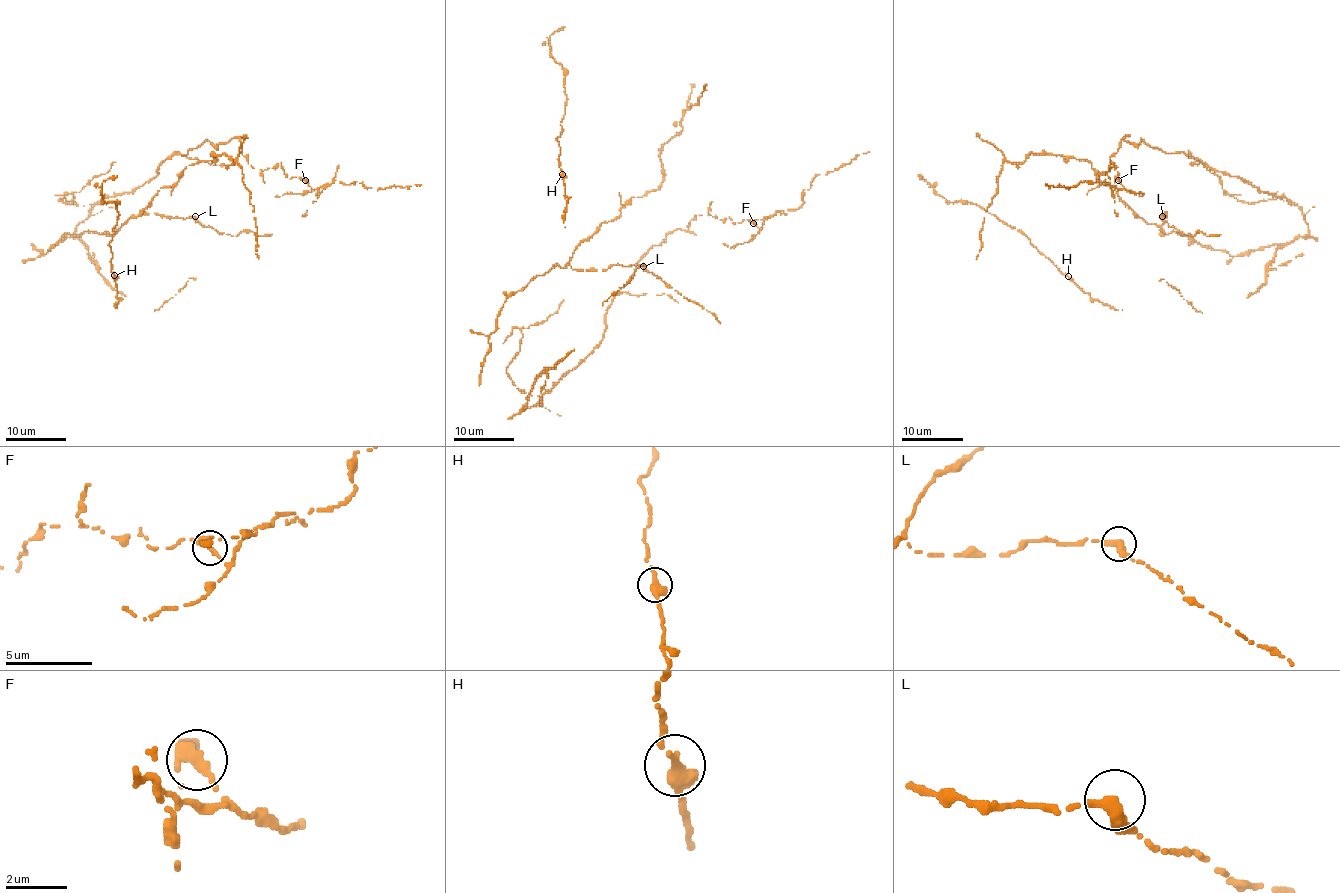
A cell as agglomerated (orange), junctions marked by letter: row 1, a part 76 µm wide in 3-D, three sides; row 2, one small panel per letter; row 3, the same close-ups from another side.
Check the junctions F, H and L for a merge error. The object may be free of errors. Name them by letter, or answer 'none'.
F

